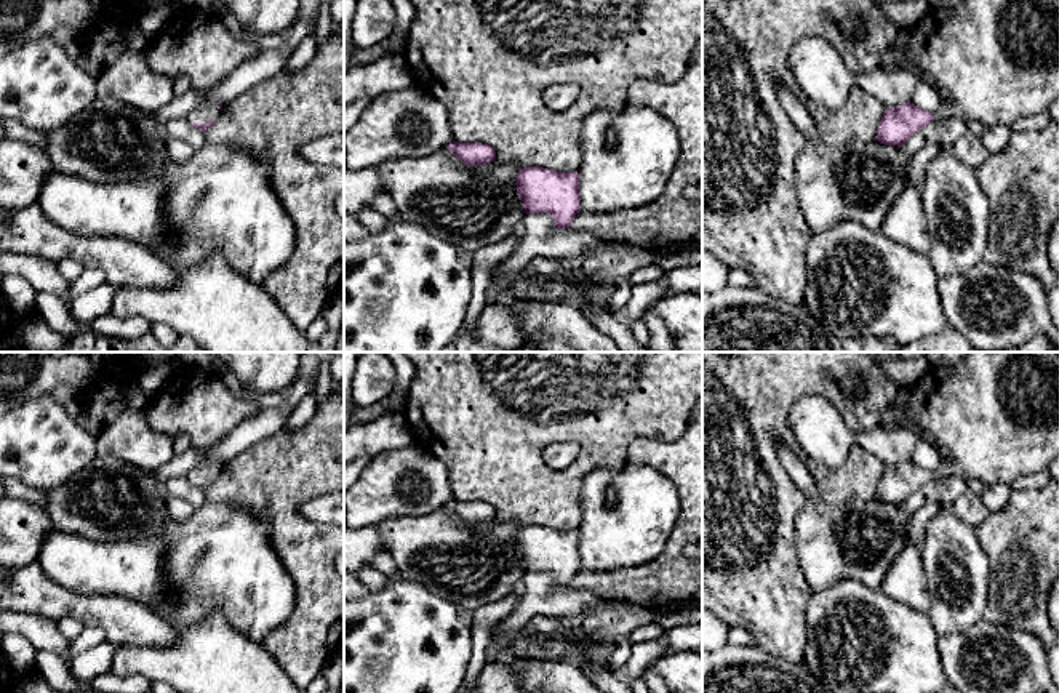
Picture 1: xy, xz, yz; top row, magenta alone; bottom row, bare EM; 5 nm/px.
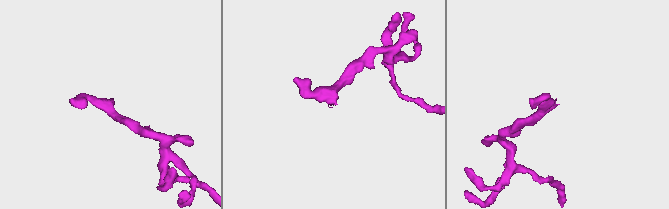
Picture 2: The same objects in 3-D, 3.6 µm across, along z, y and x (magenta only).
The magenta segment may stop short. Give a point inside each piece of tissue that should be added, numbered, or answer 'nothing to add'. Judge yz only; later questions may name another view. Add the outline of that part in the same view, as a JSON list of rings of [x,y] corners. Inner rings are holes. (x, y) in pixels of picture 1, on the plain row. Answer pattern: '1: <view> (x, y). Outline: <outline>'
1: yz (995, 413). Outline: [[[971,352],[953,367],[931,367],[909,389],[897,389],[881,416],[883,429],[910,419],[949,453],[934,479],[974,477],[985,485],[1013,483],[1021,475],[1046,471],[1059,456],[1059,354],[1057,352]]]

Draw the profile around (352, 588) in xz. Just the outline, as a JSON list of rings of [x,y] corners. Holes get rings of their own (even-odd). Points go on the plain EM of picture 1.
[[[344,570],[344,599],[357,599],[366,594],[366,587],[354,573]]]

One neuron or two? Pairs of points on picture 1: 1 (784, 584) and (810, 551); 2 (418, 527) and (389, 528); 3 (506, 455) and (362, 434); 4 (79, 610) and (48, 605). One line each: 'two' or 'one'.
1: two
2: one
3: two
4: one

